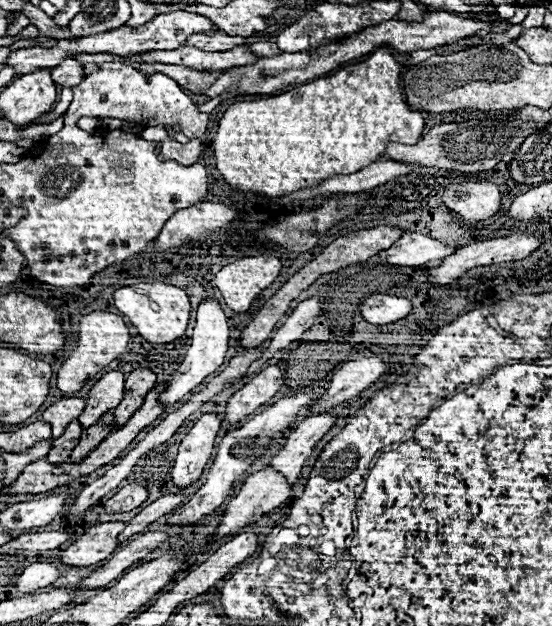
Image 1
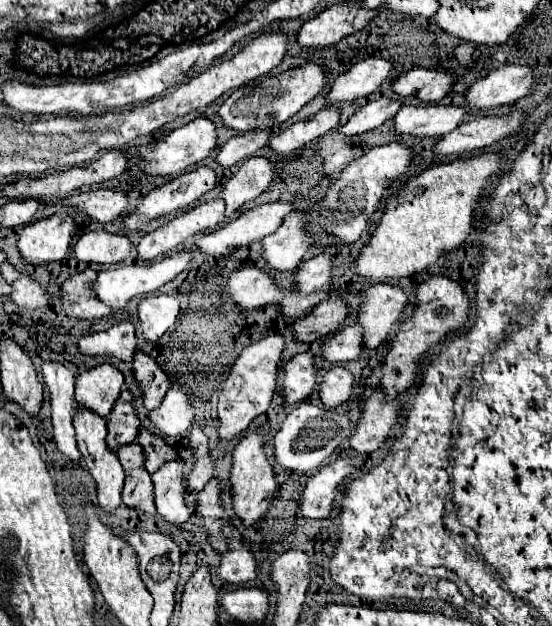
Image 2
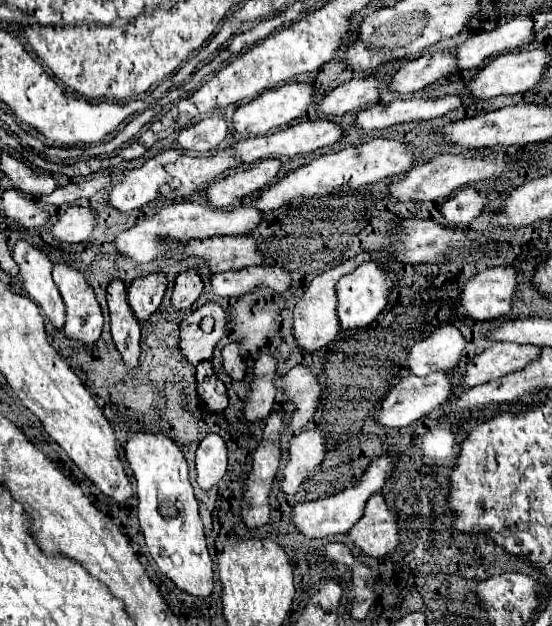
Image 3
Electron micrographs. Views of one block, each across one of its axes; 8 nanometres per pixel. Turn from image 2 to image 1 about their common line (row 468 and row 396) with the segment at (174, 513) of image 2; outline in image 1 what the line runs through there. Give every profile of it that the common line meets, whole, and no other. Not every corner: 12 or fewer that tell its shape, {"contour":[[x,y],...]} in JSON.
{"contour":[[216,300],[198,306],[192,344],[160,392],[172,406],[218,370],[228,324]]}

